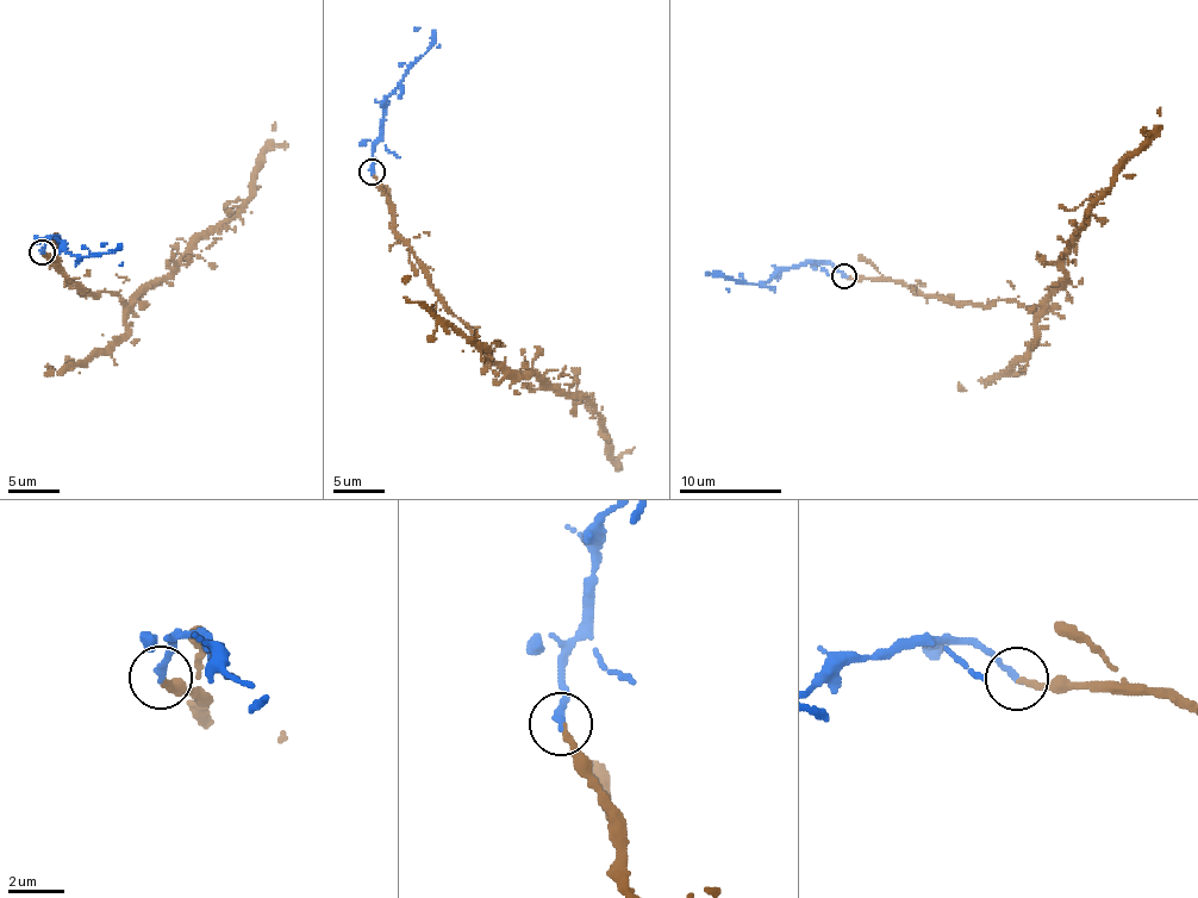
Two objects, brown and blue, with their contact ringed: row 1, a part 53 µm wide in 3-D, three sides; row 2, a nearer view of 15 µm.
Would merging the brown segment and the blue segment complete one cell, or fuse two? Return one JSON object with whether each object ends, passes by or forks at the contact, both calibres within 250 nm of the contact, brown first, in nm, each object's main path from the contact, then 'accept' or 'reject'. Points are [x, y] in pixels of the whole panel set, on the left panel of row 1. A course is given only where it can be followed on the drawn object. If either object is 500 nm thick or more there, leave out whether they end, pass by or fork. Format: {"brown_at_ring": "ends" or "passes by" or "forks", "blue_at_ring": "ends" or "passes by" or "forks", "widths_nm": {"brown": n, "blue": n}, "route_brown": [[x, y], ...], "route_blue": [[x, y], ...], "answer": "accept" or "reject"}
{"brown_at_ring": "ends", "blue_at_ring": "ends", "widths_nm": {"brown": 240, "blue": 280}, "route_brown": [[44, 253], [81, 292], [116, 293], [129, 307], [250, 195], [251, 173], [273, 141], [275, 123]], "route_blue": [[41, 253], [47, 238], [62, 241], [62, 248], [76, 257], [119, 245], [101, 245]], "answer": "accept"}

